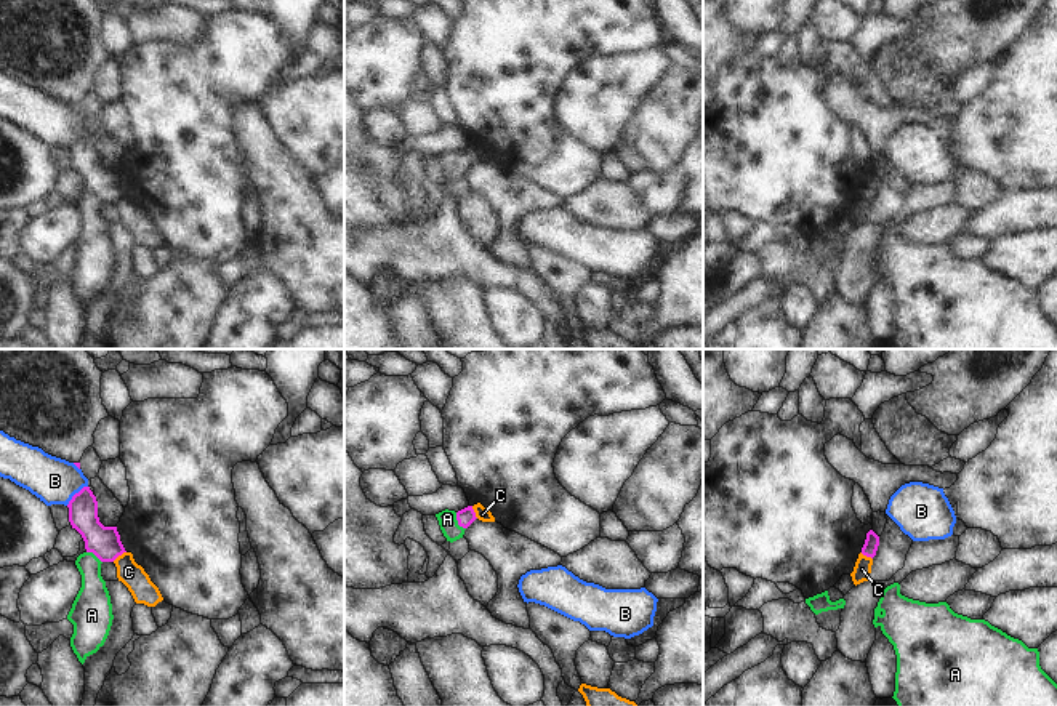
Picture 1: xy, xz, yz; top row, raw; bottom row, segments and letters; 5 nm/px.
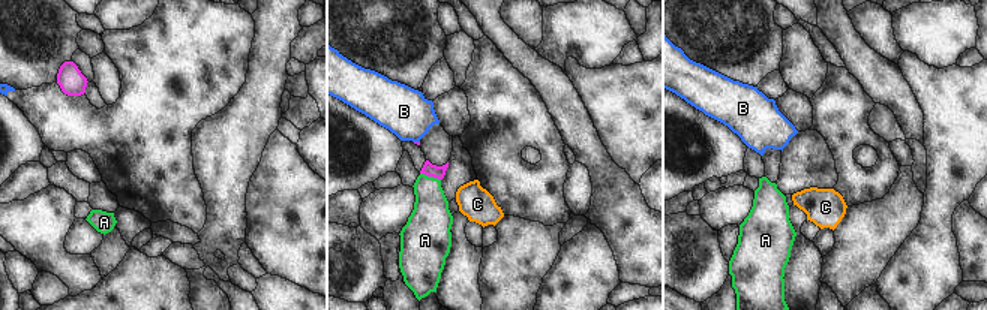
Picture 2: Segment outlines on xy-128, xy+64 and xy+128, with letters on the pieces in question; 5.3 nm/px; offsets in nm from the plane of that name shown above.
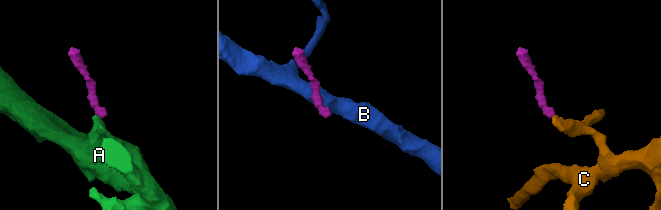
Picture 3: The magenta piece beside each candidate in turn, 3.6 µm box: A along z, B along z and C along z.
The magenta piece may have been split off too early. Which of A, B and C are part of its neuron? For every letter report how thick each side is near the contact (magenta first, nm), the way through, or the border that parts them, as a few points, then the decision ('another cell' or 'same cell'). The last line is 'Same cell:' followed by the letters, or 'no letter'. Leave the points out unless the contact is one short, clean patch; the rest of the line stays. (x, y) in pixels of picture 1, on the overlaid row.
A: calibres 90 and 100 nm; way xz (466, 516), (458, 522), (447, 519); same cell
B: calibres 140 and 240 nm; border xy (87, 485), (66, 505); another cell
C: calibres 160 and 120 nm; border xy (125, 551), (112, 561); another cell
Same cell: A

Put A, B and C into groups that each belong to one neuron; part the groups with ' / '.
A / B / C

